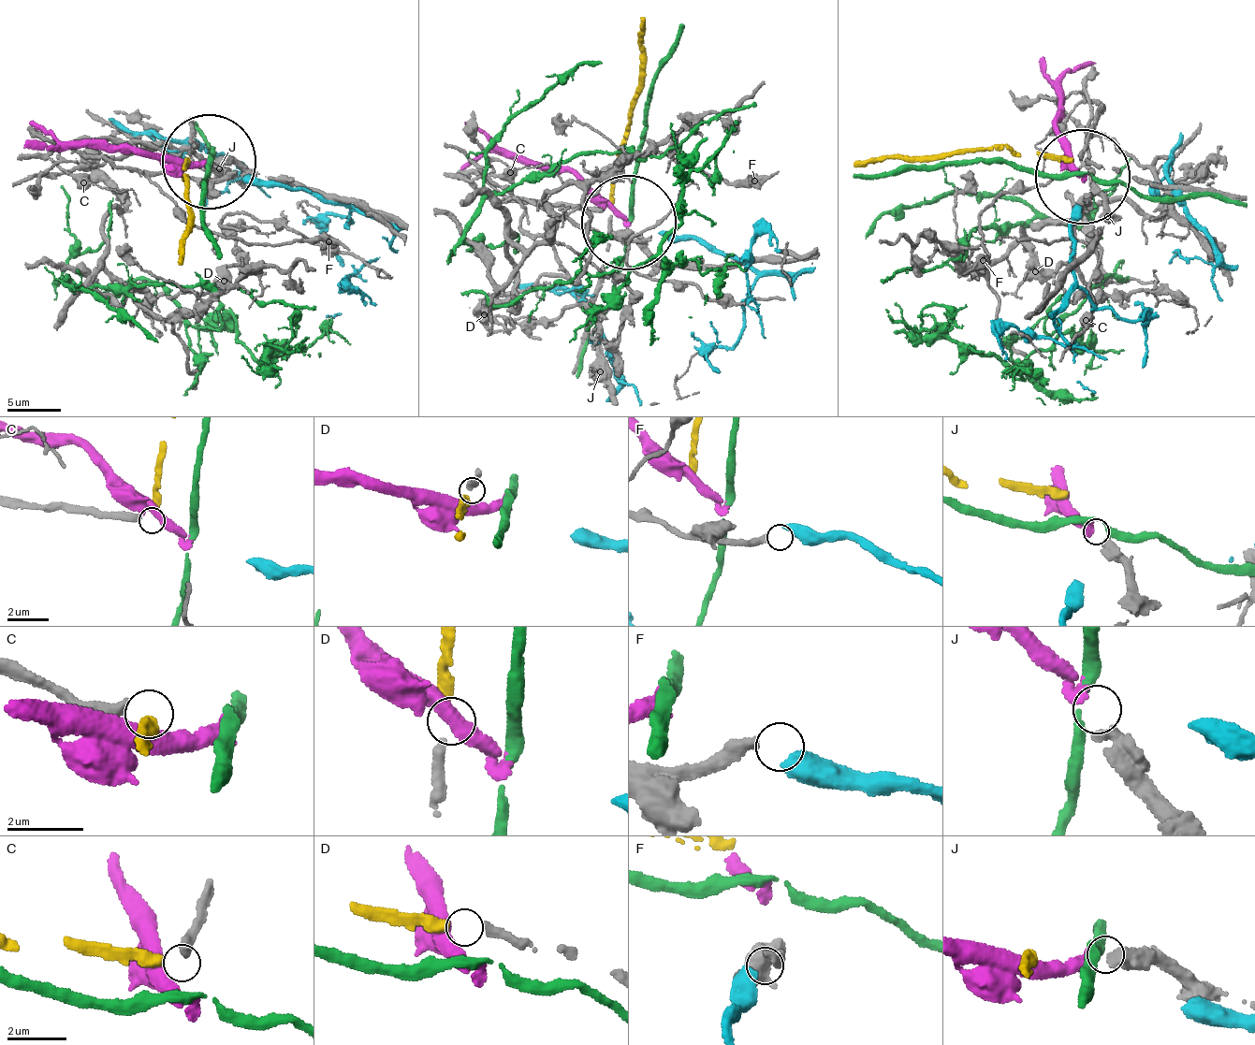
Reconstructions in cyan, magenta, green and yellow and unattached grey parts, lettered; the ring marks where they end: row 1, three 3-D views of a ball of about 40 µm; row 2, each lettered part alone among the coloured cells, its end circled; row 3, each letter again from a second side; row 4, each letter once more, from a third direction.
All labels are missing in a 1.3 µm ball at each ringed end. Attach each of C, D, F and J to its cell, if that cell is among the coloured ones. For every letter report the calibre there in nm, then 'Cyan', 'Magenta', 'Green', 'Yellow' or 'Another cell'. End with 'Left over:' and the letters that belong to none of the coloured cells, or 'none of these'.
C: Thickness 360 nm. Another cell
D: Thickness 280 nm. Yellow
F: Thickness 300 nm. Cyan
J: Thickness 500 nm. Magenta
Left over: C

